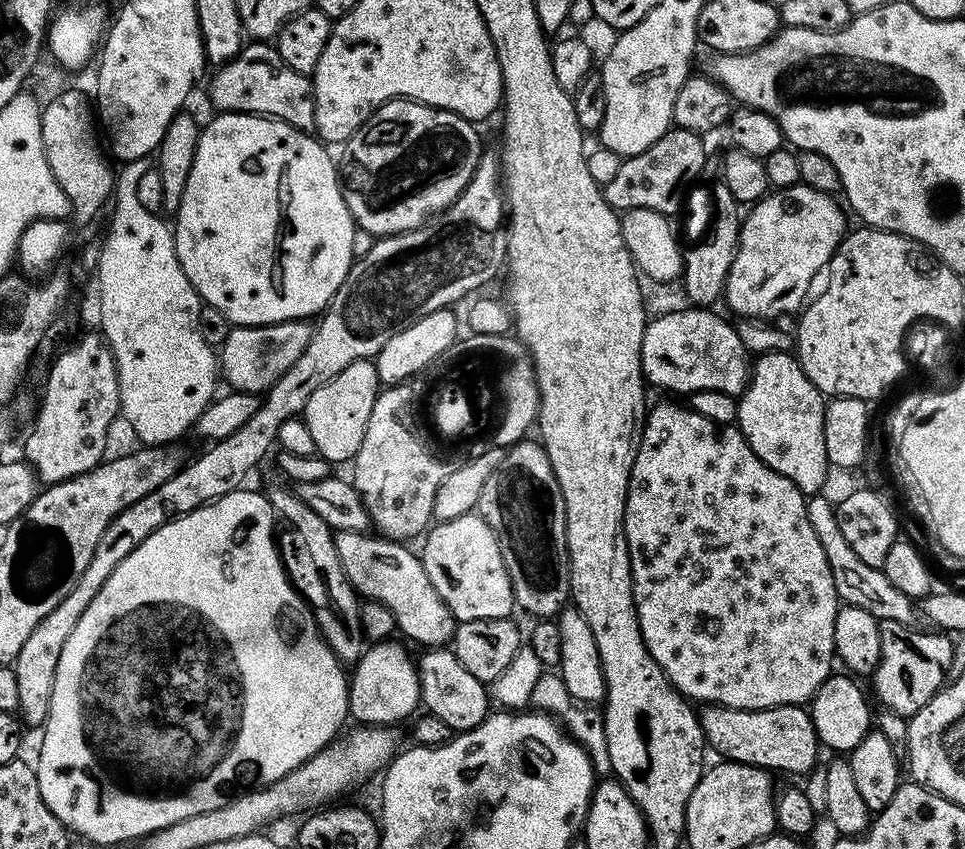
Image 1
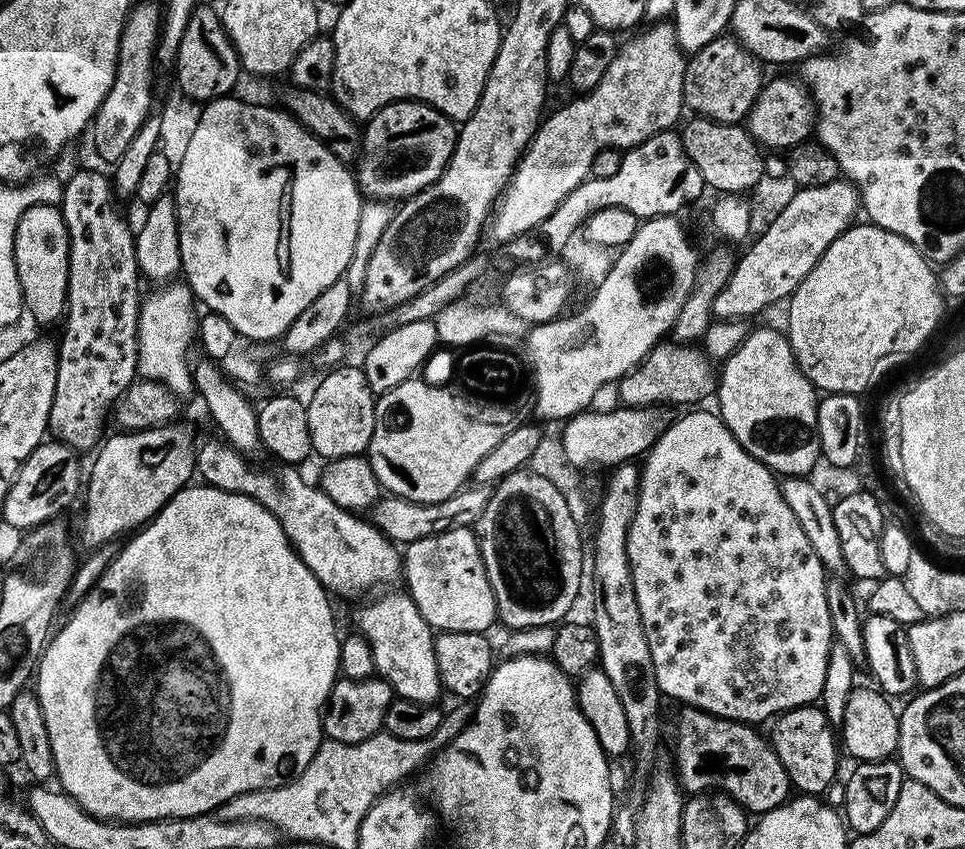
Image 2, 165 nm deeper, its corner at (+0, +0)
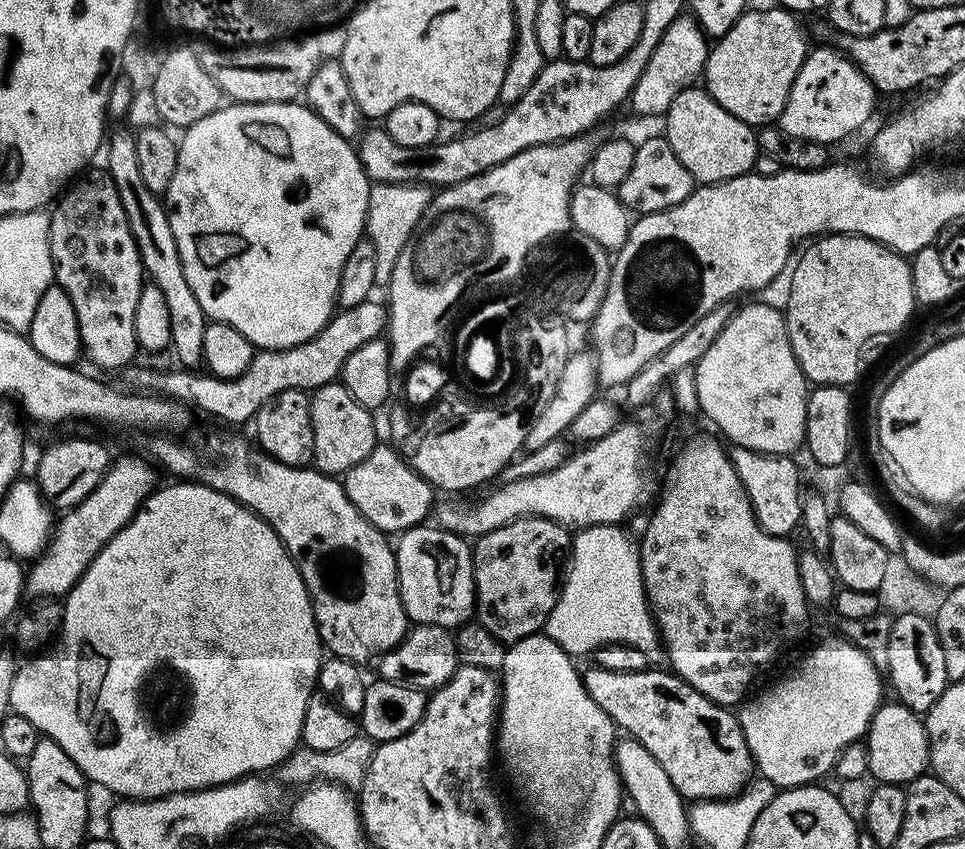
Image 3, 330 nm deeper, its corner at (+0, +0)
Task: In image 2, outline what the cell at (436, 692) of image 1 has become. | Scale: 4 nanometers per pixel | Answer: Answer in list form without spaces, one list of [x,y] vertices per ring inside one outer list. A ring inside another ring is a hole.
[[[388,590],[385,596],[380,596],[377,600],[372,600],[369,604],[364,604],[356,612],[356,624],[361,636],[366,638],[366,642],[370,642],[370,650],[374,652],[374,666],[376,667],[375,675],[387,682],[391,686],[393,693],[399,699],[409,700],[410,702],[422,702],[423,704],[436,704],[439,701],[439,696],[442,696],[442,685],[440,682],[440,675],[438,674],[438,662],[436,661],[436,655],[434,654],[434,629],[426,622],[426,618],[422,618],[422,610],[418,610],[418,606],[412,597],[408,595],[407,591],[400,590],[400,592],[392,592],[396,590]]]

